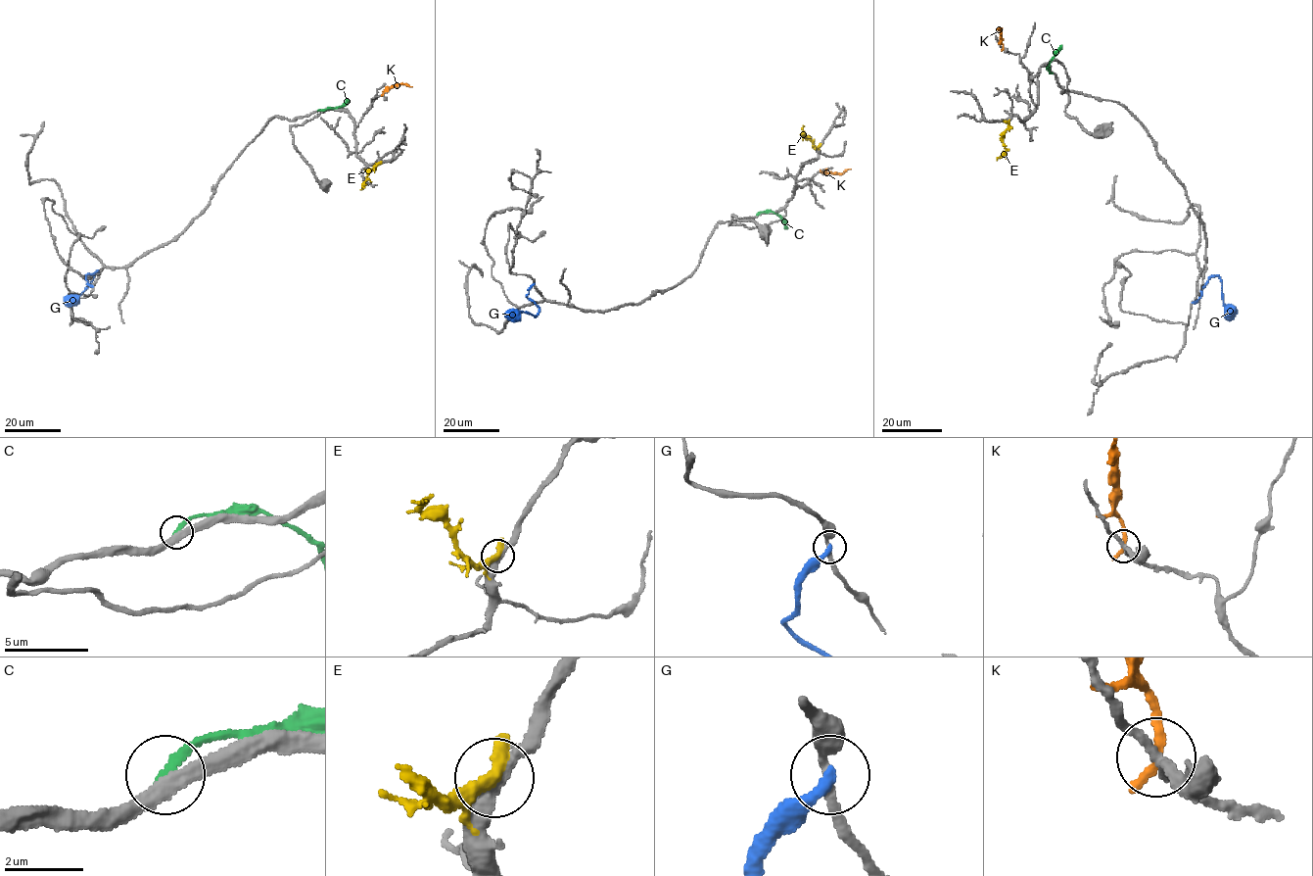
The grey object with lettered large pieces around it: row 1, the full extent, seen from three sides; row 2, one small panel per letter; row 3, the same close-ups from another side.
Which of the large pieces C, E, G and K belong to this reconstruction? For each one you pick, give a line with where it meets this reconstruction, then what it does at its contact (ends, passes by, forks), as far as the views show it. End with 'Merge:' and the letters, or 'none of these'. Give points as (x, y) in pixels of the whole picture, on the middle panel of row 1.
Merge: none of these

